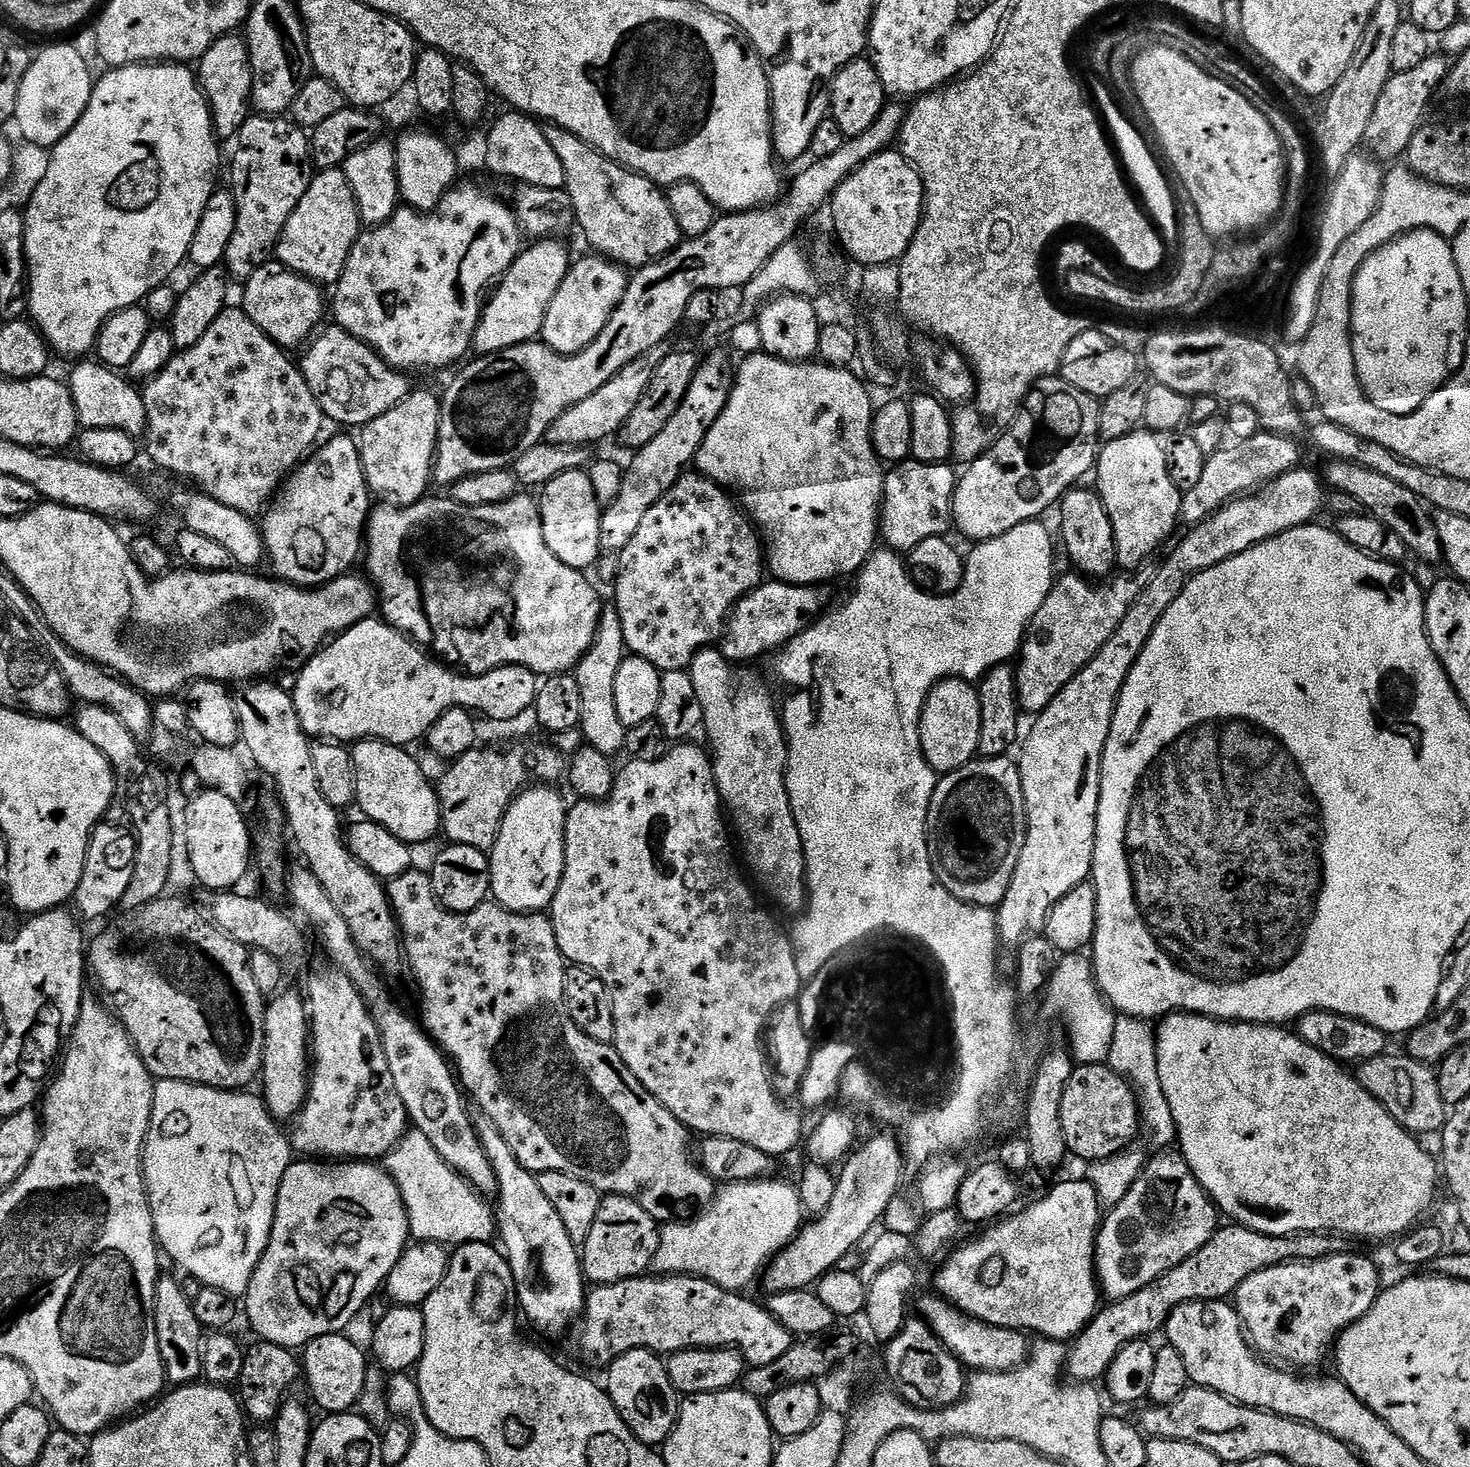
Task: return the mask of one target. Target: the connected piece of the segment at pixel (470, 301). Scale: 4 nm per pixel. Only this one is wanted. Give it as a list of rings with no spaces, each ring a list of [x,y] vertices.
[[[457,183],[448,189],[448,193],[440,199],[440,205],[433,212],[419,213],[414,208],[407,206],[397,207],[395,214],[385,224],[377,224],[361,231],[356,244],[350,250],[348,261],[344,267],[344,273],[340,281],[334,285],[336,297],[331,297],[330,312],[336,315],[335,323],[345,328],[350,335],[358,338],[362,343],[368,344],[384,361],[392,368],[398,368],[405,374],[412,374],[415,368],[444,368],[455,360],[463,361],[469,355],[474,344],[476,335],[476,323],[482,315],[482,305],[486,300],[486,293],[493,282],[499,281],[500,277],[507,272],[508,267],[515,262],[516,257],[522,251],[522,229],[516,219],[516,213],[511,207],[508,208],[500,200],[495,200],[488,192],[483,192],[476,184]]]

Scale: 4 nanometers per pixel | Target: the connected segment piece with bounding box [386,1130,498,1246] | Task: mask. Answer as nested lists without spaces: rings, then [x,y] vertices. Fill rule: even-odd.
[[[409,1130],[400,1139],[400,1145],[386,1157],[386,1171],[398,1186],[400,1197],[408,1211],[408,1231],[416,1242],[433,1244],[487,1244],[498,1229],[491,1207],[483,1204],[481,1193],[463,1180],[430,1146],[426,1134]]]

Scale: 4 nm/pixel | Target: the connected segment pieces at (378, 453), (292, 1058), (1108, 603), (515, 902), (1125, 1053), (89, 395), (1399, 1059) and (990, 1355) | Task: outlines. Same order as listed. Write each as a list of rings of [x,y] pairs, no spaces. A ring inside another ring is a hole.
[[[409,391],[398,406],[359,429],[360,461],[369,489],[385,496],[392,506],[417,504],[425,499],[428,483],[434,480],[436,444],[440,441],[441,401],[432,392]]]
[[[281,991],[267,1001],[264,1010],[264,1062],[262,1099],[268,1113],[278,1122],[299,1116],[308,1099],[310,1083],[310,1021],[306,1000],[296,992]]]
[[[1083,574],[1064,576],[1055,581],[1038,614],[1030,625],[1030,631],[1019,653],[1020,668],[1016,674],[1016,701],[1025,713],[1039,714],[1062,694],[1062,690],[1087,664],[1110,642],[1114,630],[1126,618],[1130,606],[1138,598],[1141,581],[1131,580],[1131,575],[1119,574],[1097,582]]]
[[[529,786],[513,800],[490,849],[491,895],[511,912],[540,914],[551,905],[564,873],[564,831],[569,805],[552,786]]]
[[[1133,1016],[1117,1017],[1114,1036],[1109,1040],[1106,1062],[1110,1068],[1124,1077],[1137,1094],[1141,1119],[1151,1130],[1156,1132],[1157,1140],[1164,1144],[1176,1137],[1176,1123],[1170,1114],[1170,1104],[1162,1091],[1161,1079],[1158,1077],[1156,1037],[1153,1029],[1143,1020]]]
[[[88,362],[77,363],[80,365],[73,370],[72,377],[67,377],[66,380],[70,394],[74,398],[74,410],[80,419],[81,429],[122,430],[133,438],[143,437],[148,426],[148,419],[141,389],[129,383],[119,371],[99,362],[84,363]]]
[[[1385,1054],[1363,1061],[1355,1069],[1356,1079],[1407,1132],[1420,1138],[1425,1138],[1431,1132],[1439,1133],[1444,1127],[1446,1105],[1438,1090],[1436,1072],[1423,1060],[1415,1060],[1407,1054],[1392,1055]]]
[[[931,1295],[921,1298],[919,1315],[965,1369],[978,1372],[1012,1372],[1015,1368],[1021,1368],[1028,1363],[1030,1340],[1025,1333],[1014,1328],[999,1328],[993,1324],[983,1324],[975,1316],[960,1311],[955,1304],[939,1295]]]

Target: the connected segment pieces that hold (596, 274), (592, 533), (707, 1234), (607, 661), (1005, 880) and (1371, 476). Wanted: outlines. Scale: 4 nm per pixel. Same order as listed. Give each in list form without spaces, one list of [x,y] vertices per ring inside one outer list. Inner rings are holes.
[[[588,254],[585,260],[580,260],[577,264],[575,261],[569,267],[562,286],[558,286],[558,294],[554,294],[546,310],[546,318],[540,331],[543,343],[563,356],[572,356],[590,346],[590,342],[594,342],[594,338],[602,334],[606,322],[622,302],[624,292],[628,289],[628,281],[625,269],[607,258]]]
[[[577,470],[558,474],[558,478],[544,485],[538,496],[538,503],[546,546],[550,546],[552,553],[566,566],[588,570],[588,567],[602,556],[600,547],[602,506],[596,500],[594,486],[590,486],[587,471]]]
[[[765,1178],[762,1180],[749,1180],[747,1182],[728,1182],[717,1191],[713,1201],[698,1216],[693,1216],[691,1220],[683,1222],[668,1222],[660,1229],[660,1245],[656,1251],[656,1257],[652,1260],[652,1268],[660,1274],[679,1274],[682,1276],[700,1276],[703,1280],[709,1280],[719,1286],[719,1288],[727,1288],[730,1292],[740,1292],[748,1290],[752,1283],[756,1280],[756,1275],[763,1273],[768,1265],[772,1263],[772,1259],[792,1241],[795,1236],[800,1235],[802,1225],[806,1220],[806,1213],[800,1203],[800,1194],[795,1187],[792,1188],[786,1181],[781,1178]]]
[[[614,610],[600,613],[600,625],[596,628],[596,637],[588,652],[574,669],[578,682],[578,690],[582,693],[582,718],[579,730],[584,735],[585,745],[609,758],[616,758],[624,752],[624,743],[628,729],[622,726],[622,718],[618,718],[618,709],[614,707],[614,678],[618,674],[618,666],[622,666],[626,655],[622,622]]]
[[[1002,756],[977,758],[956,772],[939,777],[928,811],[928,852],[941,886],[963,904],[991,909],[999,906],[1010,886],[1010,878],[1014,878],[1027,833],[1028,815],[1024,812],[1022,778],[1015,759]]]
[[[1344,460],[1331,461],[1324,473],[1325,483],[1333,490],[1350,494],[1356,501],[1364,504],[1369,515],[1382,522],[1384,526],[1402,539],[1407,551],[1412,551],[1422,560],[1434,564],[1443,559],[1441,540],[1429,509],[1412,491],[1392,478],[1383,477],[1377,471],[1366,470],[1354,463]],[[1428,511],[1428,512],[1427,512]]]

